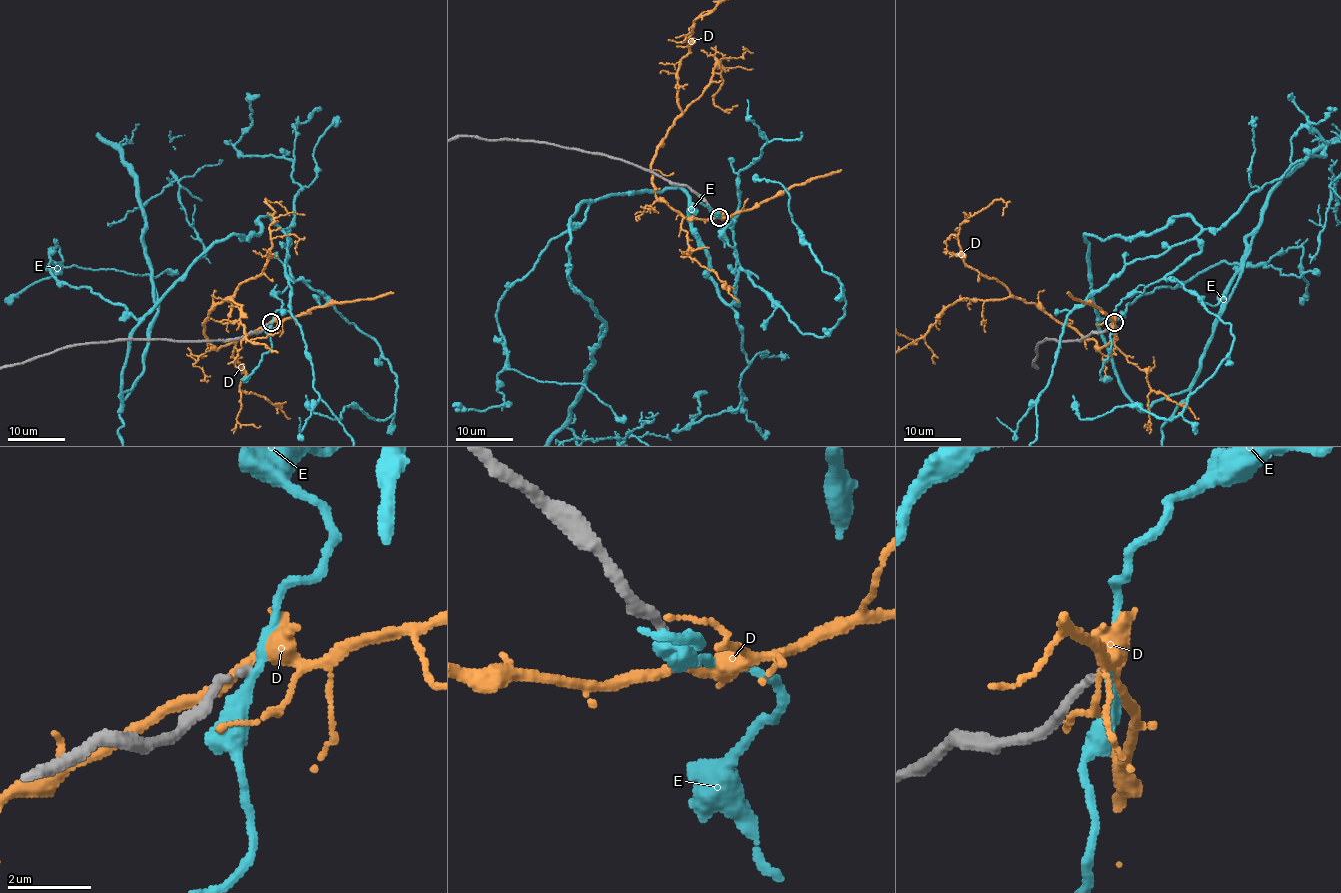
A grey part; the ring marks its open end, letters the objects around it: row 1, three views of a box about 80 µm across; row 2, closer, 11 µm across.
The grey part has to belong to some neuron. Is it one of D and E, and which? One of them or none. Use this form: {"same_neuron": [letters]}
{"same_neuron": []}

